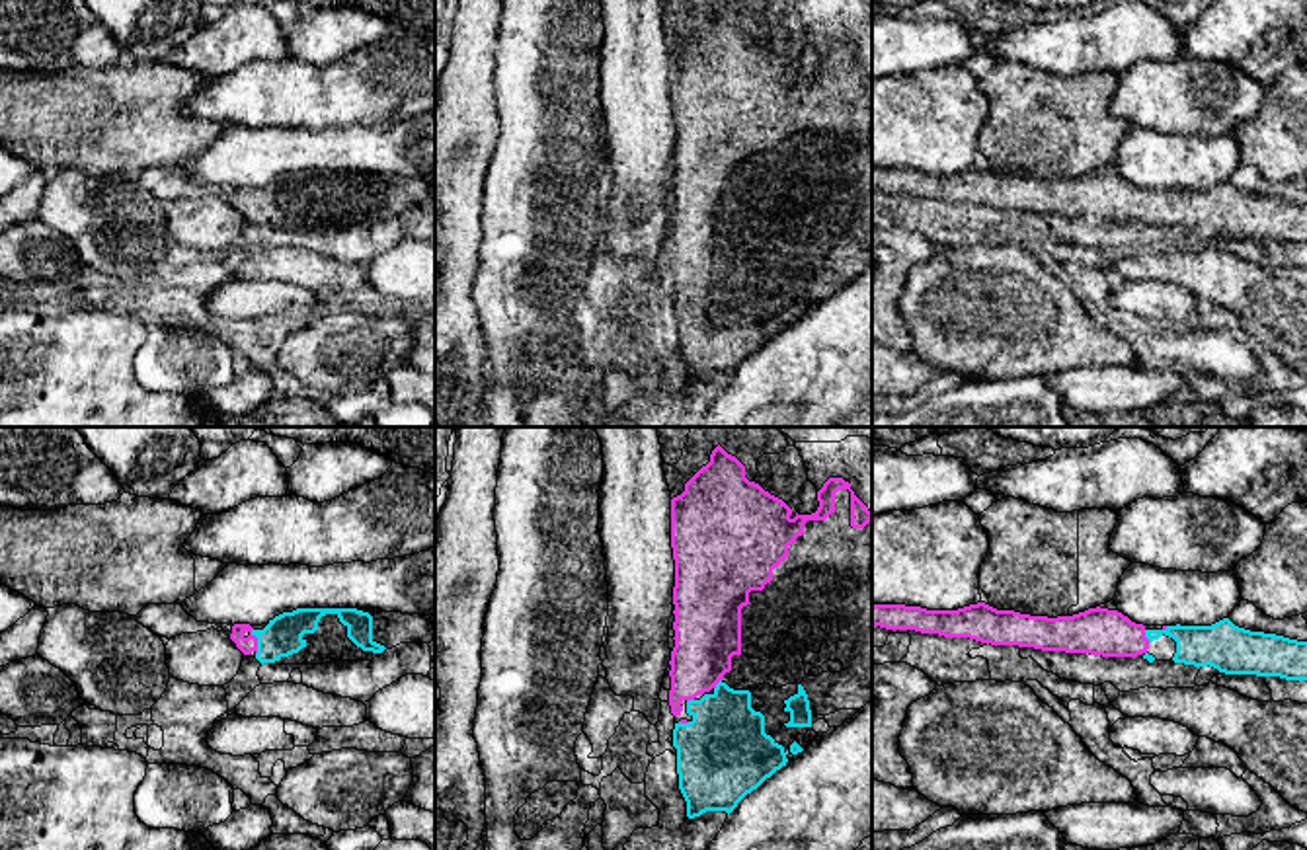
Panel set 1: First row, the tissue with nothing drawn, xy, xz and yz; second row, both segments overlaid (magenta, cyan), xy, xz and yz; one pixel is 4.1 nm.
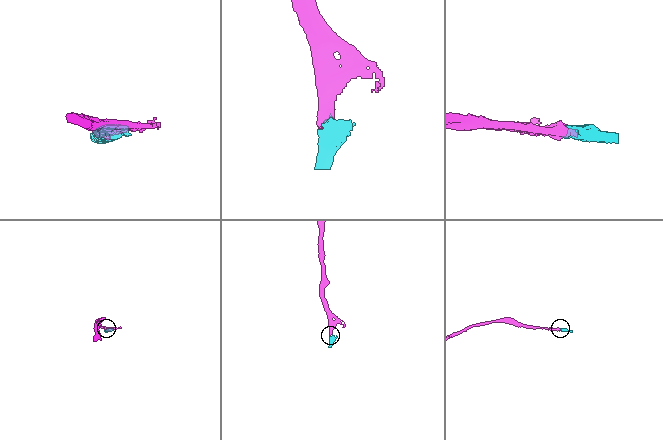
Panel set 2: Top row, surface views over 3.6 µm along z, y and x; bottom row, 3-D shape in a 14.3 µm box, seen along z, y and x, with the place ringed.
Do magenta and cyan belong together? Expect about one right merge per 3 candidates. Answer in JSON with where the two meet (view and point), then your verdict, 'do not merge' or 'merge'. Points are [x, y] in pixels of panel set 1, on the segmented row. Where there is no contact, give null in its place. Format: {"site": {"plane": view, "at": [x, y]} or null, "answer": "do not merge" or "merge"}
{"site": {"plane": "xy", "at": [256, 642]}, "answer": "merge"}

